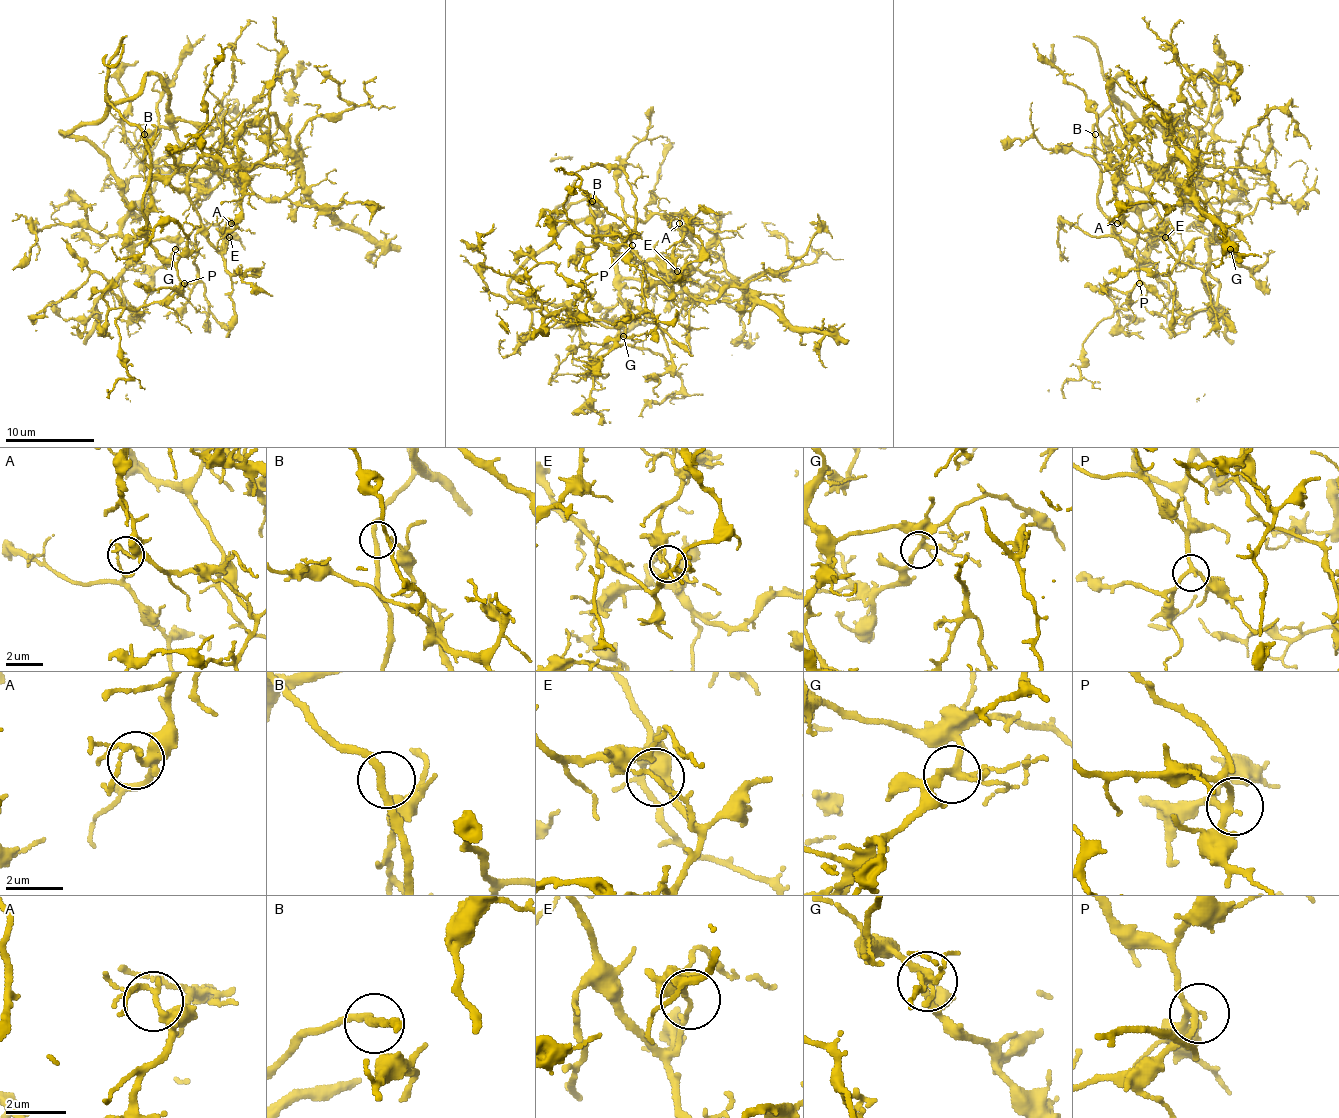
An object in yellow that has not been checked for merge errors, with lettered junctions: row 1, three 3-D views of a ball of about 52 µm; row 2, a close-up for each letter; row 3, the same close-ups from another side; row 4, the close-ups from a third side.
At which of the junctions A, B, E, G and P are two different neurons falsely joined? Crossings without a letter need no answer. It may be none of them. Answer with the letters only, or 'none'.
E

